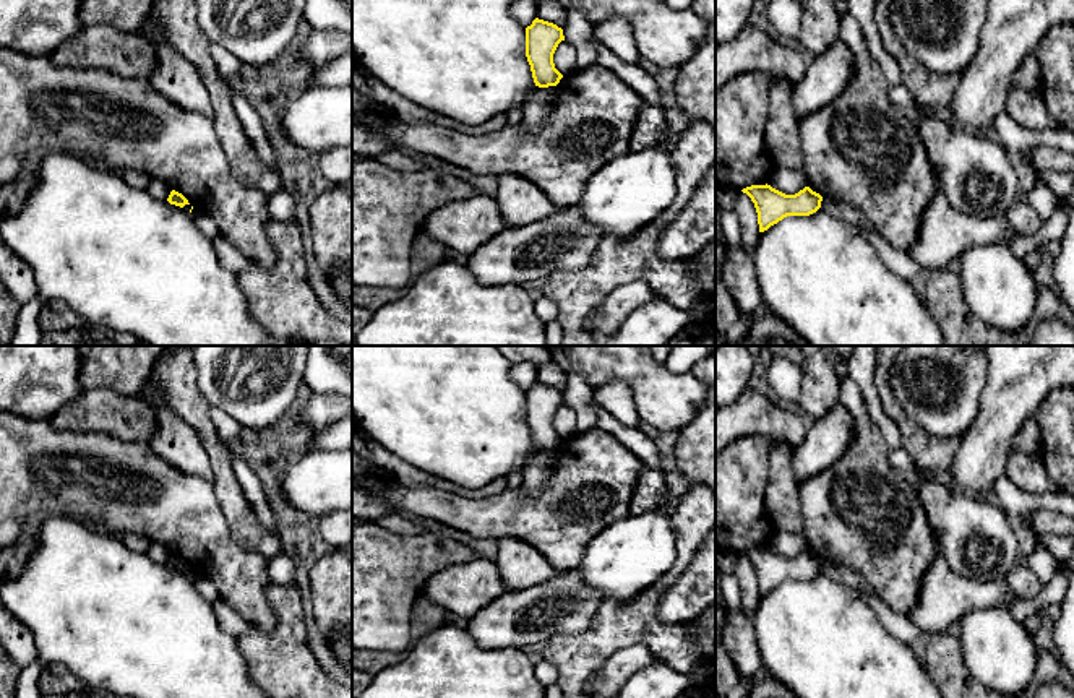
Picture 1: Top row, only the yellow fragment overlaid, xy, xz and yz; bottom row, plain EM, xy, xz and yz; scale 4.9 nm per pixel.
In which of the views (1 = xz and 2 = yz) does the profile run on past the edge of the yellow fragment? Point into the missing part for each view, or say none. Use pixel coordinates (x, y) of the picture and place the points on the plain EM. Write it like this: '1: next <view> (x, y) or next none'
1: next none
2: next none

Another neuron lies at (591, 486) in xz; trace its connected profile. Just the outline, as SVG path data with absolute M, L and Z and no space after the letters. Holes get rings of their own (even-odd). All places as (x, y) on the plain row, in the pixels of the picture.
M597 425L563 438L555 453L556 463L535 495L519 487L469 500L428 485L360 485L396 513L409 511L480 539L529 542L556 571L569 571L597 534L629 516L644 464Z

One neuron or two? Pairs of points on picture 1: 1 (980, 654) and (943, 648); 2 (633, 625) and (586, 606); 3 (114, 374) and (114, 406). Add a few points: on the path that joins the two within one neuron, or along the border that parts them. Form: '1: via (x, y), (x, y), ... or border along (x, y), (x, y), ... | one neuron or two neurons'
1: border along (958, 637), (962, 661), (979, 680) | two neurons
2: border along (602, 601), (586, 629), (571, 635), (567, 633) | two neurons
3: border along (85, 388), (111, 388), (124, 395), (135, 395) | two neurons

